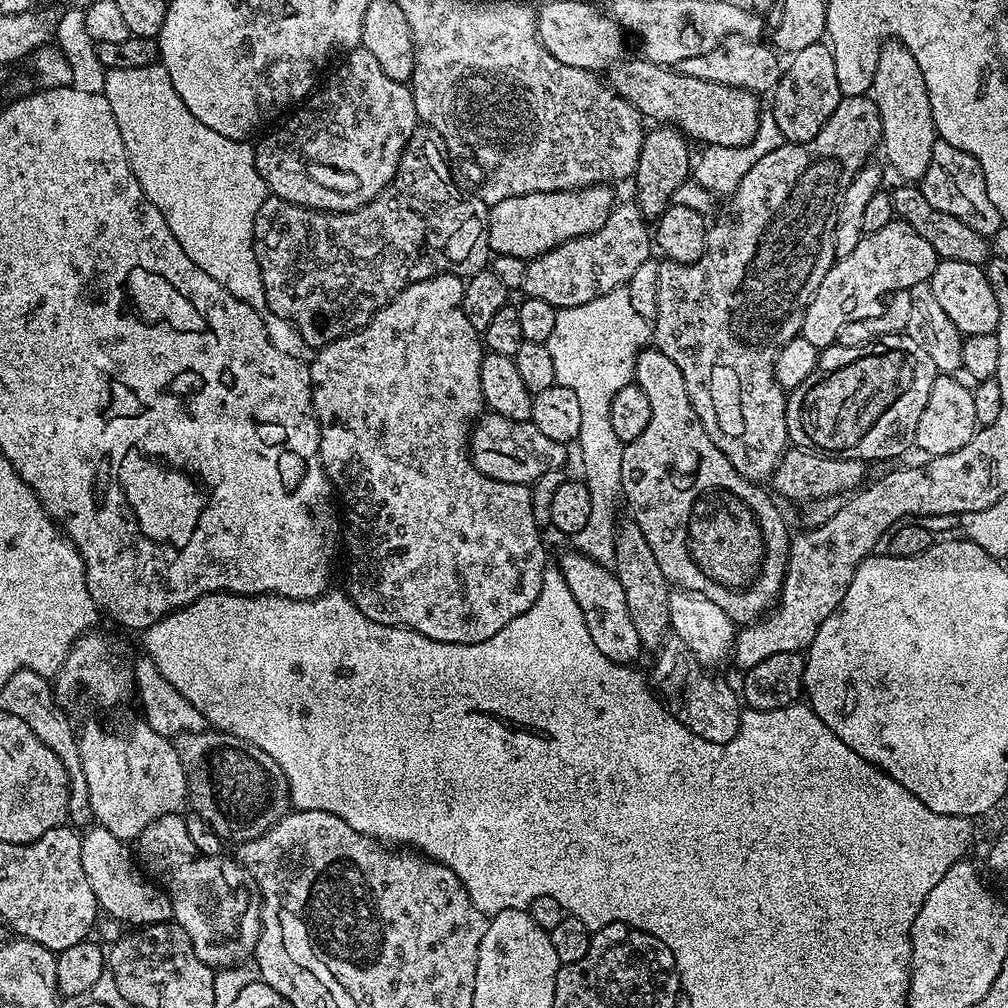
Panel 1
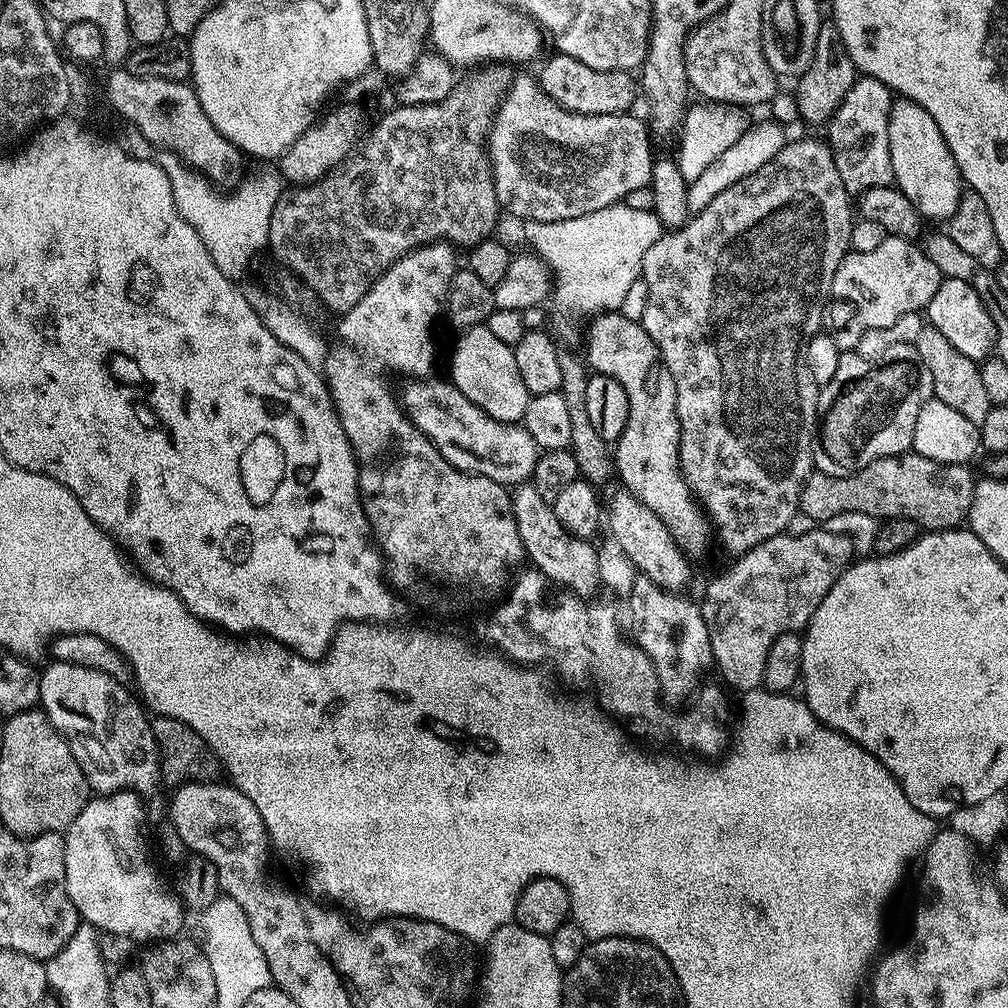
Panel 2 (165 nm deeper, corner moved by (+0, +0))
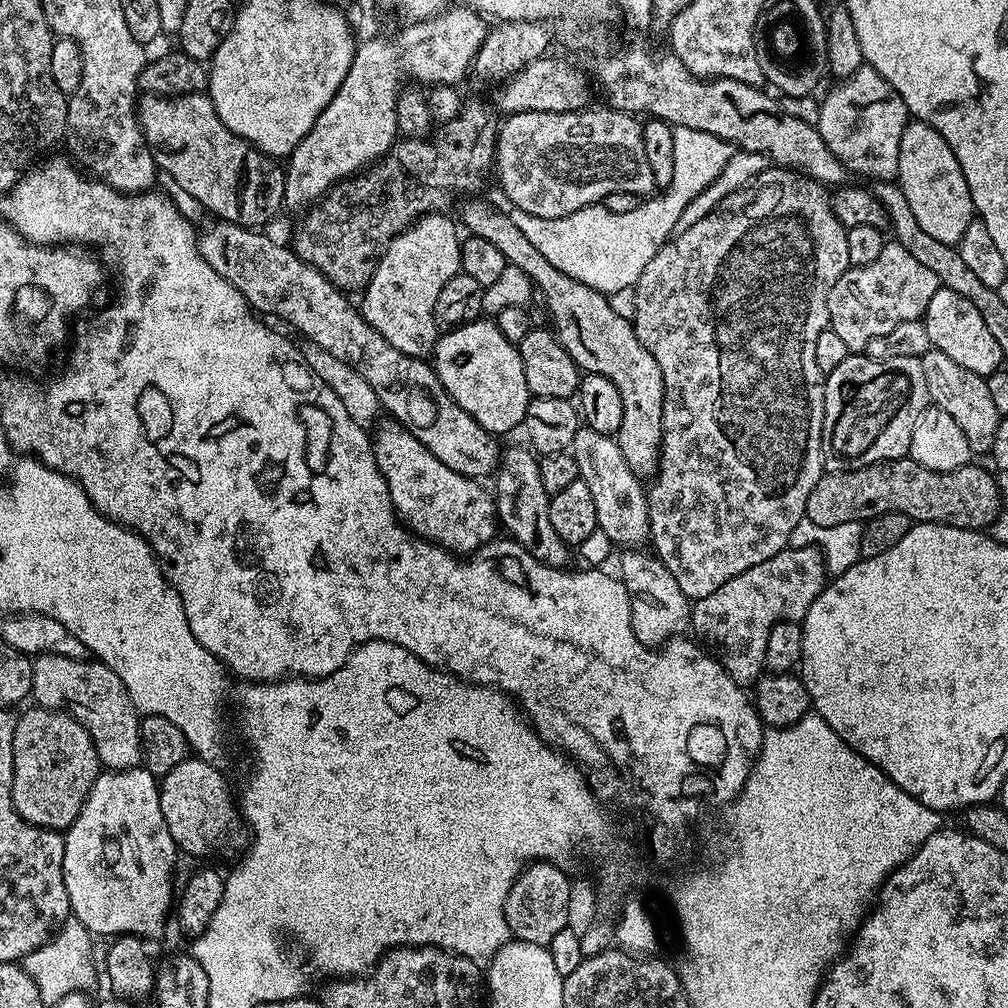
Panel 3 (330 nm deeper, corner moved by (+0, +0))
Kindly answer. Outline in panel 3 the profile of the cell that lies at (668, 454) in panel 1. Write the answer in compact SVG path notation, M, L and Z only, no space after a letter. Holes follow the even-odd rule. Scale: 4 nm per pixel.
M468 198L459 205L459 223L463 227L465 224L471 235L486 238L486 242L498 246L508 263L518 266L518 270L531 278L535 291L544 295L542 300L556 337L576 367L585 373L602 374L602 378L610 378L610 382L618 386L618 394L622 394L622 426L614 437L616 445L622 450L622 458L626 458L626 466L630 466L636 476L651 477L660 463L660 439L664 436L664 379L654 354L636 337L632 321L614 314L612 301L605 293L550 266L530 238L514 226L507 211L504 213L490 201L480 199L484 198Z

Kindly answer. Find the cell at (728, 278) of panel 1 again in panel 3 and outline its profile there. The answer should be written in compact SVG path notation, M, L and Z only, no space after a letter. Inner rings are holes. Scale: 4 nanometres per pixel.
M770 166L758 178L742 190L730 194L702 222L690 226L690 230L679 233L671 242L663 244L650 258L642 278L634 285L636 290L636 316L632 326L636 337L654 354L664 379L664 436L660 439L660 463L646 488L648 498L648 540L651 551L674 574L674 582L695 602L714 594L718 586L730 582L742 570L774 558L781 550L789 547L794 526L805 519L806 498L810 490L825 475L824 452L820 449L822 422L824 421L825 373L818 370L814 349L818 334L822 334L828 323L828 299L834 282L842 278L849 268L846 254L848 229L832 209L830 192L825 185L811 180L794 168Z

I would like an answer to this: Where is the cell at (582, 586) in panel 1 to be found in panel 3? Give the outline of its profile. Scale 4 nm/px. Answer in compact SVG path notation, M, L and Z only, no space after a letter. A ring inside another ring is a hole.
M531 447L503 449L495 473L496 488L494 487L494 499L496 502L496 514L509 537L515 540L533 556L538 562L550 564L554 568L564 568L567 565L570 546L558 538L554 531L554 525L550 522L548 513L548 501L550 499L546 486L542 486L542 474L540 473L540 461L537 453Z

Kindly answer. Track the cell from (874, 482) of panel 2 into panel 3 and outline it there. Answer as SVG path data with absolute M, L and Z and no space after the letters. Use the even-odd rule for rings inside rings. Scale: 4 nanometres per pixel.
M911 458L903 460L883 460L881 464L871 464L855 468L849 472L828 472L820 477L819 482L810 490L810 498L806 498L804 515L814 526L842 526L842 522L855 520L867 522L878 514L897 512L906 514L914 522L922 524L945 524L955 528L987 529L1000 513L1000 485L997 477L991 476L976 462L963 464L949 472L930 470Z

